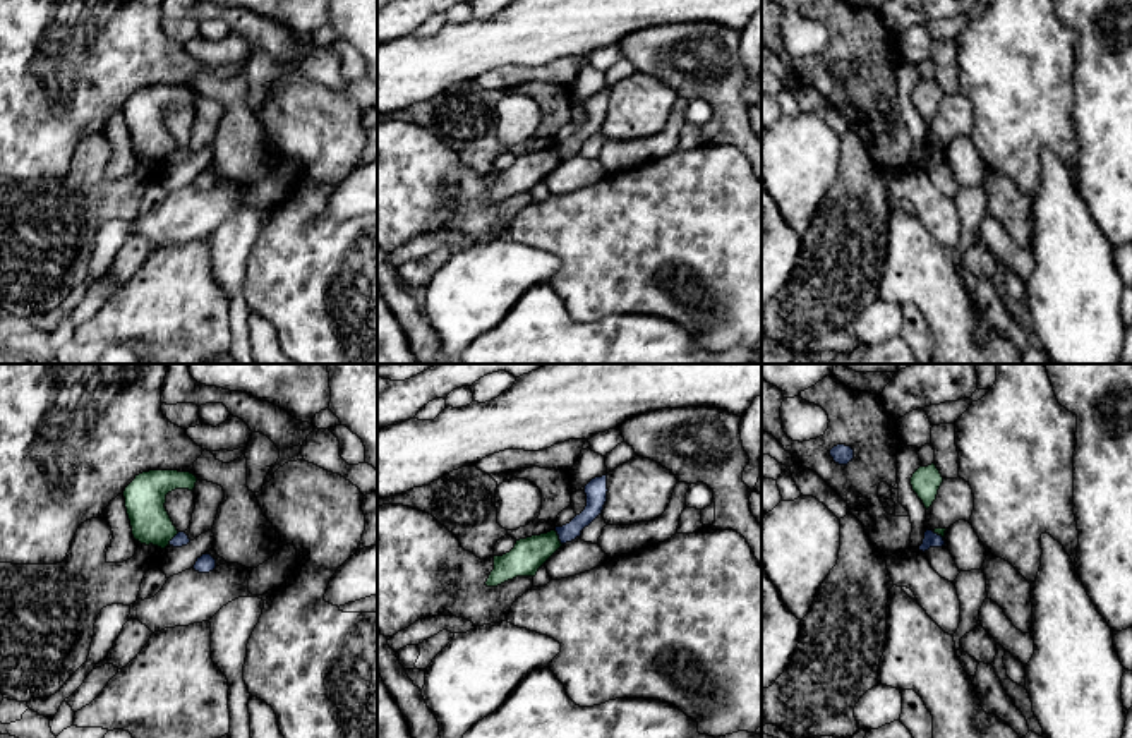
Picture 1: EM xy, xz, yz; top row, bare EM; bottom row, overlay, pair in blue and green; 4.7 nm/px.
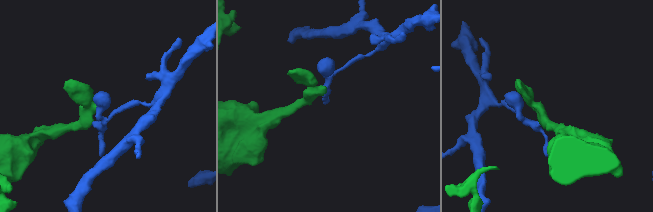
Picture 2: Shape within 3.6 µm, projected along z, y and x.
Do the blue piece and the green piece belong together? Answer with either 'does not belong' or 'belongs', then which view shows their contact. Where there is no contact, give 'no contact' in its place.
does not belong | xz

